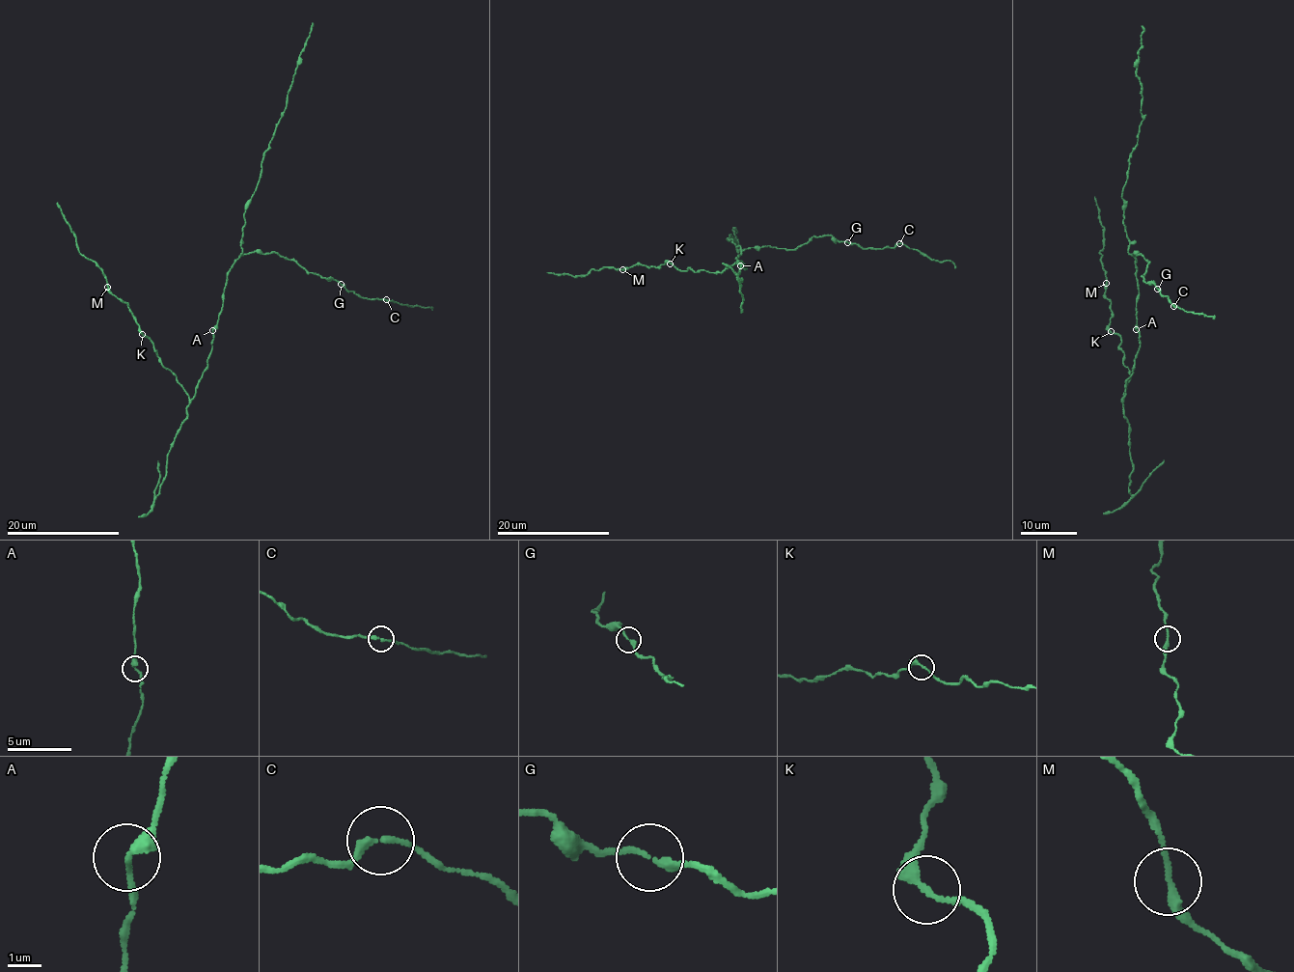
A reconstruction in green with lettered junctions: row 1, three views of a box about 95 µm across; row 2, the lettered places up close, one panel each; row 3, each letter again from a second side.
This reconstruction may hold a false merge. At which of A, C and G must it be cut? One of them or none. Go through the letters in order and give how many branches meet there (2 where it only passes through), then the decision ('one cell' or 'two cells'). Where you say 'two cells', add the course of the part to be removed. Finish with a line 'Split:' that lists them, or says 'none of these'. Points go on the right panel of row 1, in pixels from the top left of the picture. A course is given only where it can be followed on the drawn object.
A: branches 2; one cell
C: branches 2; one cell
G: branches 2; one cell
Split: none of these

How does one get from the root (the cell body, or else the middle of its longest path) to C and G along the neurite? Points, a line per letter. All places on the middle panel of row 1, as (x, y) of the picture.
C: (740, 265), (742, 261), (734, 258), (745, 249), (797, 249), (812, 236), (832, 235), (865, 249), (899, 243)
G: (740, 265), (742, 261), (738, 263), (734, 258), (752, 247), (797, 249), (812, 236), (825, 235), (847, 242)

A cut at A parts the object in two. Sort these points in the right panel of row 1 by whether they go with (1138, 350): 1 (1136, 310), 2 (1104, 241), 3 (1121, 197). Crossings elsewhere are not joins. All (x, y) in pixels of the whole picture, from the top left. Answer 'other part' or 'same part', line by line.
1: other part
2: same part
3: other part

